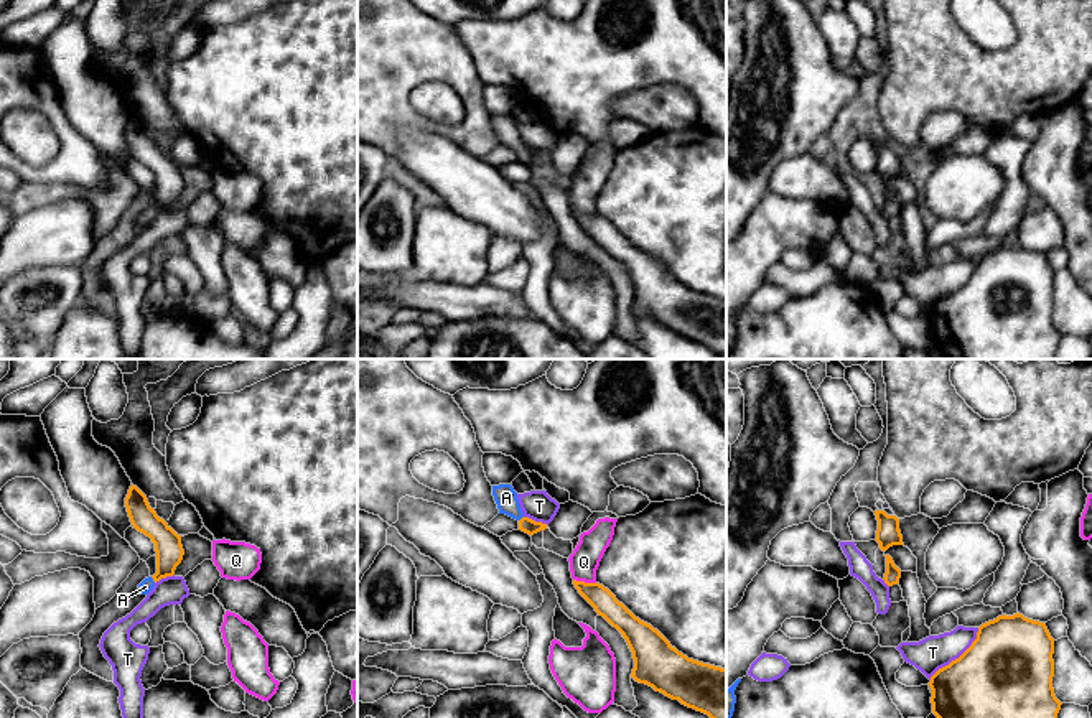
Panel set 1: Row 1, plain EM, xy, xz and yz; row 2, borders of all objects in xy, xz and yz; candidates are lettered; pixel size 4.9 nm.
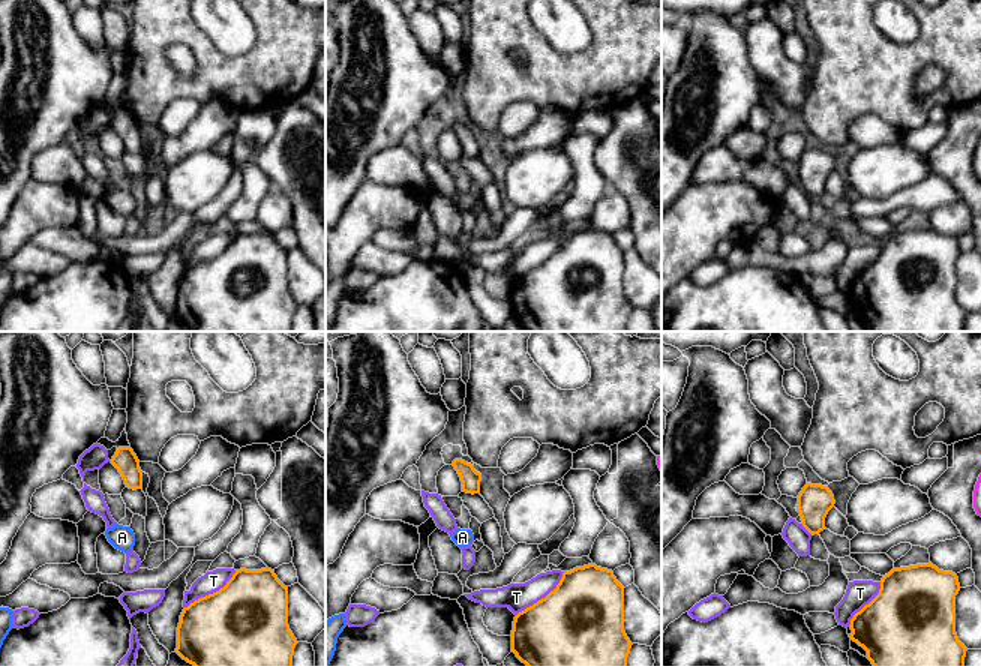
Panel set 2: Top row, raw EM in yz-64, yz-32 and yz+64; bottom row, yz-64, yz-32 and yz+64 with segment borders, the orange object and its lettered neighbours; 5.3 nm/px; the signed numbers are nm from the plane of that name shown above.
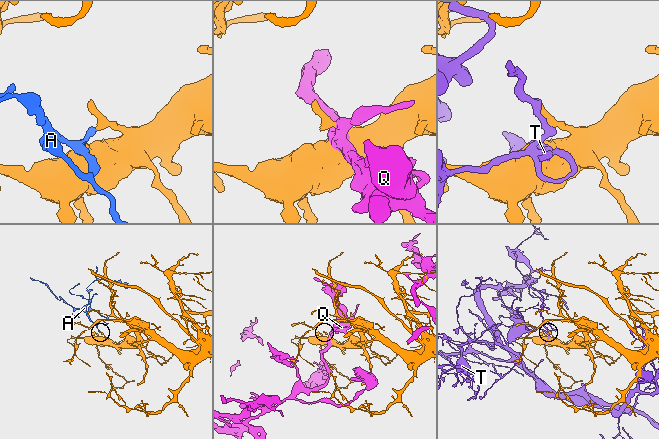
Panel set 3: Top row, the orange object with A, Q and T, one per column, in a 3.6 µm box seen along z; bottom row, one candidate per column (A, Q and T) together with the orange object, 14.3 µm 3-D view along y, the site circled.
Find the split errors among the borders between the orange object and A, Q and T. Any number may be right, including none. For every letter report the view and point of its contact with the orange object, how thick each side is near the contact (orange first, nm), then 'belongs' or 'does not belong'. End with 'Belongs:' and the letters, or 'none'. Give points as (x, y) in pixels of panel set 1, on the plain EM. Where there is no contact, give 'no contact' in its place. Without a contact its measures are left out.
A: contact xy (154, 211); calibres 130 and 70 nm; belongs
Q: contact xz (583, 213); calibres 120 and 140 nm; does not belong
T: contact yz (959, 289); calibres 500 and 160 nm; does not belong
Belongs: A

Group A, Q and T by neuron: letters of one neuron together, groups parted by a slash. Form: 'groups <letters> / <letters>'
groups A / Q / T

